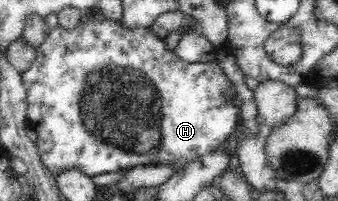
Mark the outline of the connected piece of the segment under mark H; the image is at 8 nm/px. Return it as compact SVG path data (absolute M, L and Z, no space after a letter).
M83 16L81 24L75 30L55 28L48 32L46 40L36 48L35 60L30 64L29 70L22 72L22 83L26 90L28 109L26 112L27 124L37 133L35 147L45 168L53 174L54 178L66 169L77 169L87 176L93 177L103 172L123 172L139 165L169 165L177 170L192 163L199 157L205 156L215 149L234 132L237 120L235 98L237 92L231 80L225 76L220 64L215 60L209 63L187 63L181 60L175 52L169 50L163 41L157 39L149 28L125 29L119 21L109 20L107 17L98 17L93 20Z

